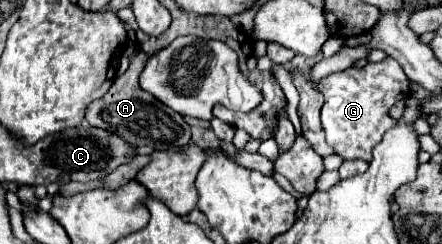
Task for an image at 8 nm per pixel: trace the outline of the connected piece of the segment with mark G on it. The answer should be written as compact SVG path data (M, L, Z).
M385 58L359 70L347 68L343 72L329 74L317 82L317 88L325 96L321 122L327 134L327 144L333 146L335 152L345 160L361 158L365 162L371 162L373 146L381 142L383 134L391 126L395 126L395 120L389 116L389 108L411 92L411 82L399 62Z

